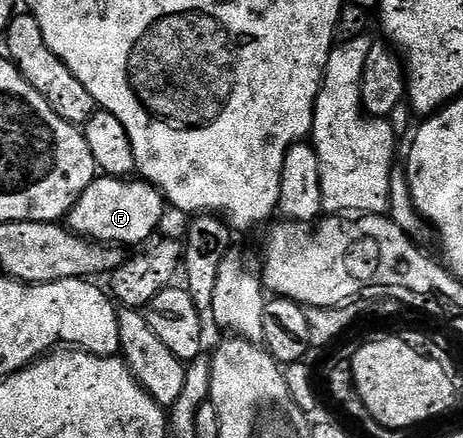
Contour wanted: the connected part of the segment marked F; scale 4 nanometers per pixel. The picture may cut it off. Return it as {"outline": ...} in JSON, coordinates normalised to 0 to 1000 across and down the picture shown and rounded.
{"outline":[[[214,400],[192,427],[184,427],[175,454],[166,454],[140,505],[153,530],[192,550],[242,564],[307,562],[337,539],[335,521],[352,505],[352,477],[352,443],[320,413]]]}

